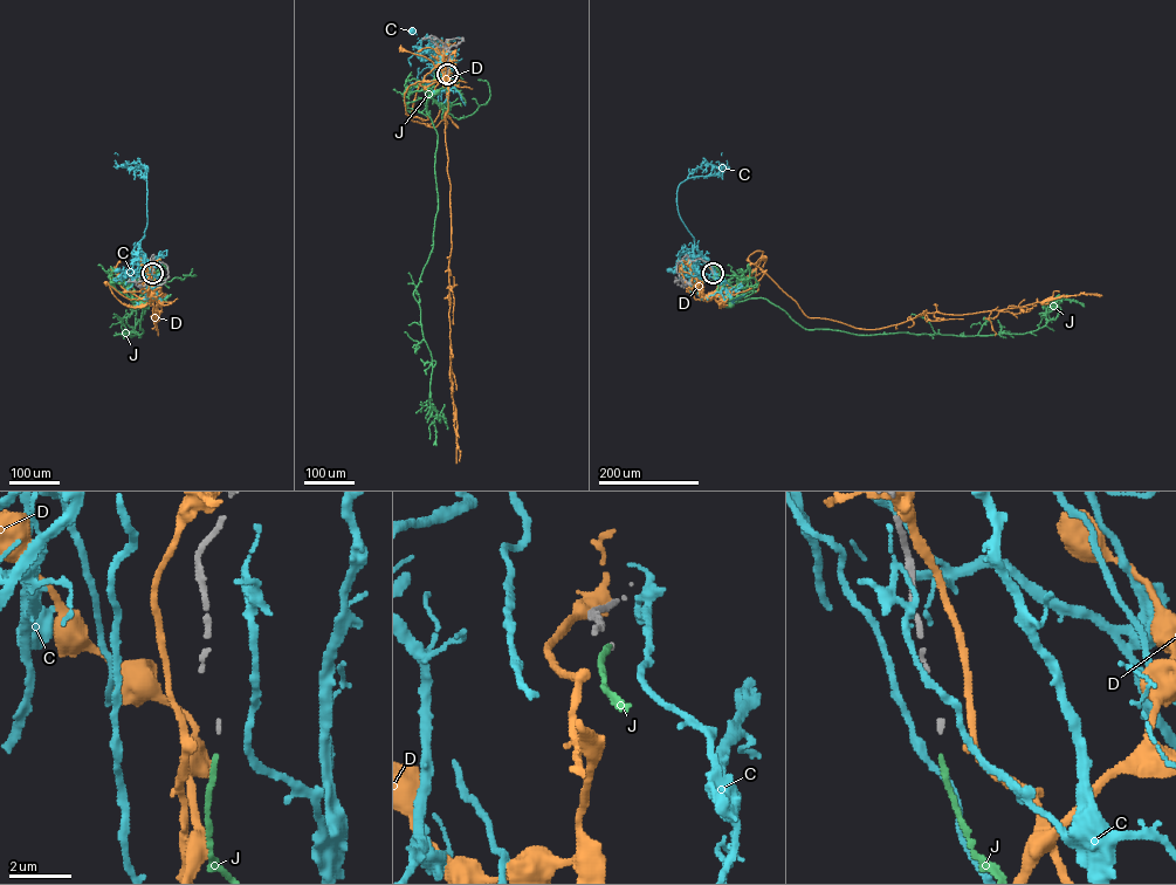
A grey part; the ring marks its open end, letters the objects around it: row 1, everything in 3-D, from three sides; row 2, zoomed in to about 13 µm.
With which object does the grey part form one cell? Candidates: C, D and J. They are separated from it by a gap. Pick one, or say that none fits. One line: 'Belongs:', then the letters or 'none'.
Belongs: J

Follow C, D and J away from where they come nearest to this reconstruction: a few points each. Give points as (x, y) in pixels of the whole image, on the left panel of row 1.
C: (152, 273), (153, 279), (150, 280), (142, 252), (133, 259), (132, 267), (117, 269)
D: (152, 273), (146, 299), (130, 300), (105, 282)
J: (152, 274), (152, 296), (132, 307), (142, 306)

